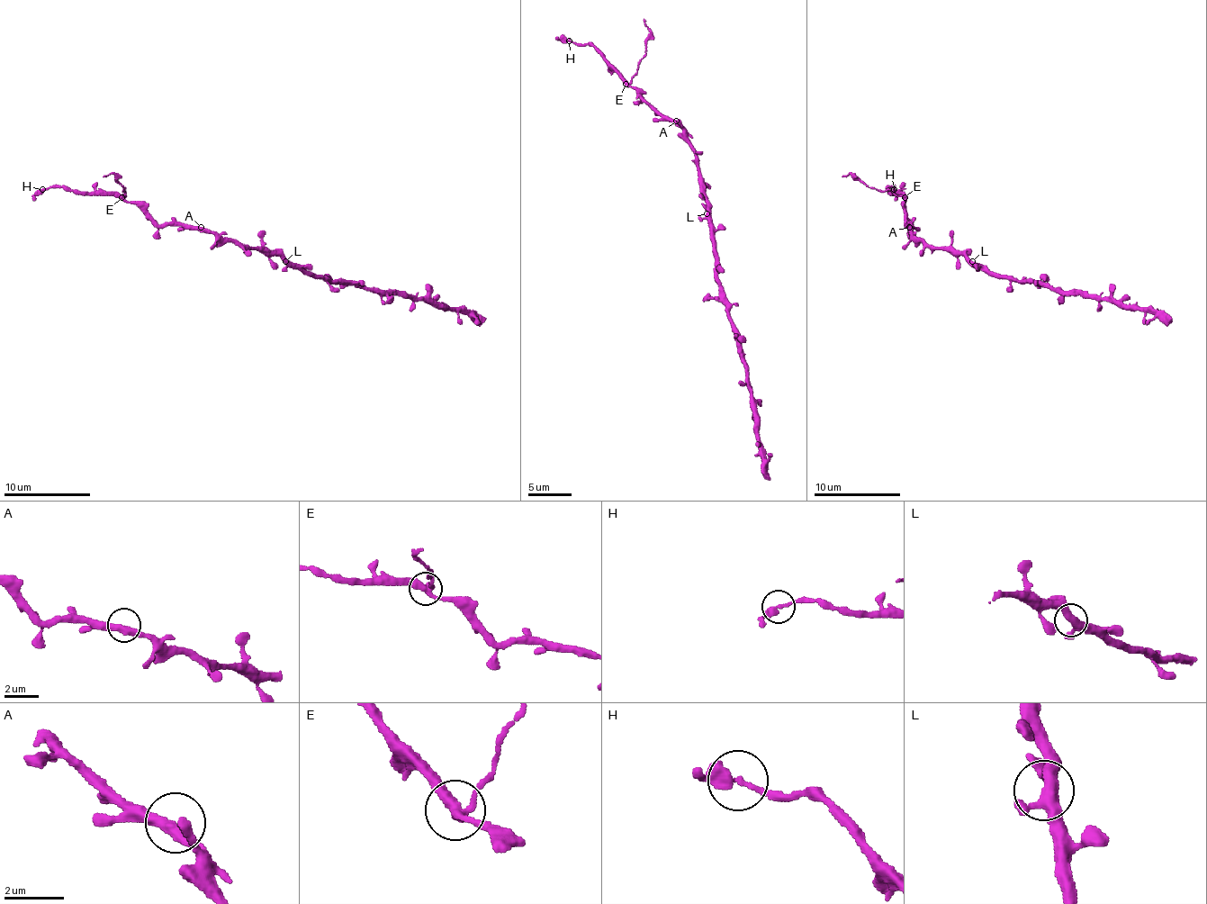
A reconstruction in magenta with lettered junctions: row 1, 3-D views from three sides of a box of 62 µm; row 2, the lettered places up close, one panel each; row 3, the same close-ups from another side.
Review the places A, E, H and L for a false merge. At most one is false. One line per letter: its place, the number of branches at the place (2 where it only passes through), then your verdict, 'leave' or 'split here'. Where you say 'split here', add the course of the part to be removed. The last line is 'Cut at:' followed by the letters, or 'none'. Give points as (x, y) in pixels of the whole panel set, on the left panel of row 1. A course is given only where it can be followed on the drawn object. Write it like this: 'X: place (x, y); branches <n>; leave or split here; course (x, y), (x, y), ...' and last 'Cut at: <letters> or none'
A: place (201, 227); branches 2; leave
E: place (121, 197); branches 3; split here; course (122, 196), (124, 188), (111, 173), (103, 177)
H: place (42, 189); branches 2; leave
L: place (285, 261); branches 3; leave
Cut at: E

